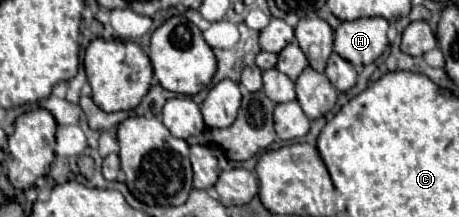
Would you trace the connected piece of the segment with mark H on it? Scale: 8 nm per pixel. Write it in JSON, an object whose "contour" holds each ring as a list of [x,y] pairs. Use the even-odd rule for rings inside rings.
{"contour":[[[382,17],[344,21],[334,31],[334,51],[352,65],[368,65],[384,53],[386,29],[388,21]]]}

